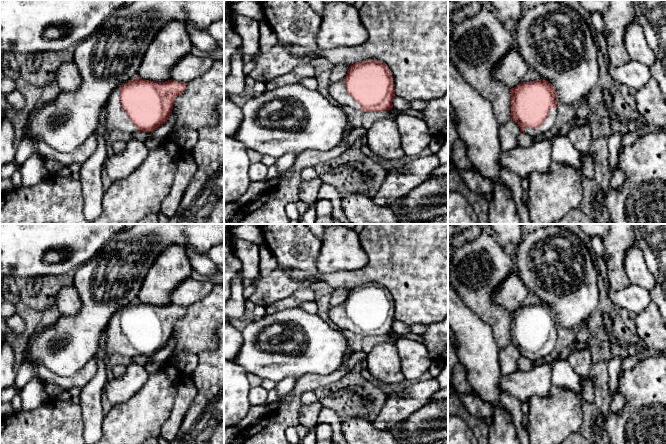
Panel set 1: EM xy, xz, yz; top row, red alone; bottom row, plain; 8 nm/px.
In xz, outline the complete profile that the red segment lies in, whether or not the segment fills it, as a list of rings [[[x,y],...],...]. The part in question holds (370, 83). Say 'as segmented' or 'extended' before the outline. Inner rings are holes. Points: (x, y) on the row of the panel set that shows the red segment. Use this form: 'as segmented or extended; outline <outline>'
extended; outline [[[377,60],[350,65],[346,76],[329,84],[329,95],[342,107],[350,106],[363,112],[382,112],[393,108],[395,85],[389,67]]]

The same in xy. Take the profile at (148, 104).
extended; outline [[[139,77],[122,84],[111,93],[105,108],[109,133],[114,130],[130,133],[153,132],[167,122],[175,99],[185,91],[186,85],[185,82],[157,82]]]

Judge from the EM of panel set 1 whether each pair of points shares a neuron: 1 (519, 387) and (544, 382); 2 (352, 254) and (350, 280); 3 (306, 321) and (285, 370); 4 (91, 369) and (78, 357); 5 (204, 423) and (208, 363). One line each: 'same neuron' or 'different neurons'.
1: same neuron
2: different neurons
3: same neuron
4: different neurons
5: same neuron

